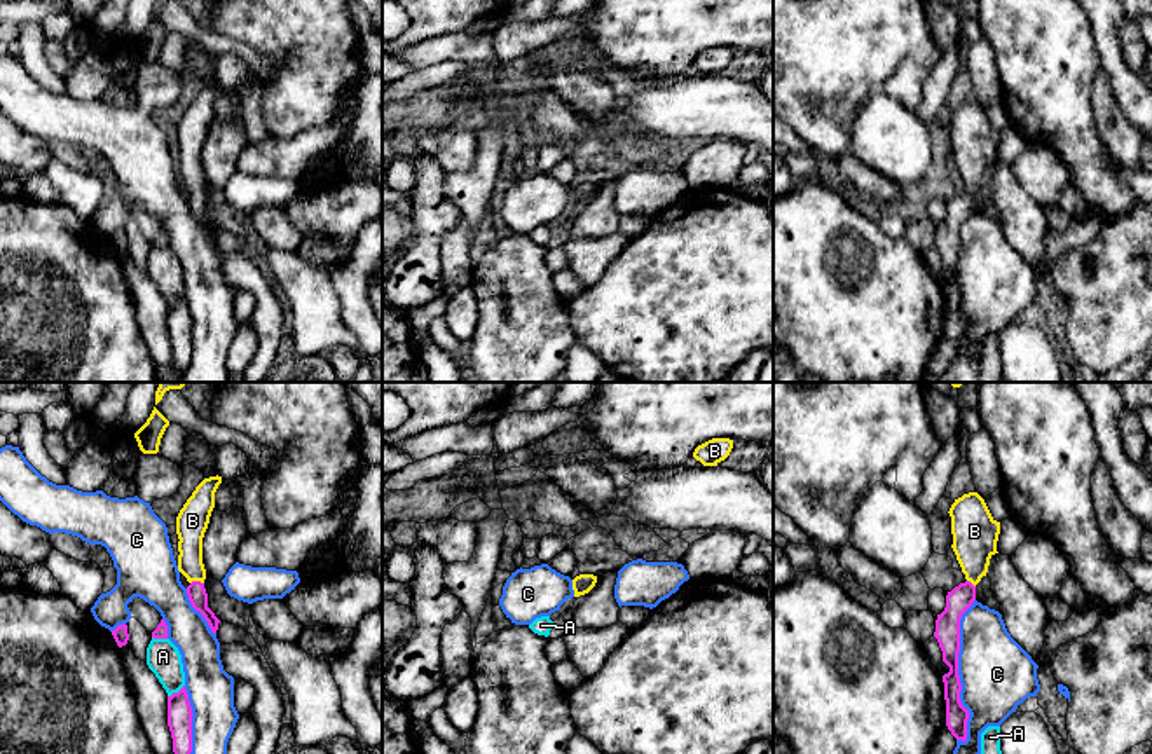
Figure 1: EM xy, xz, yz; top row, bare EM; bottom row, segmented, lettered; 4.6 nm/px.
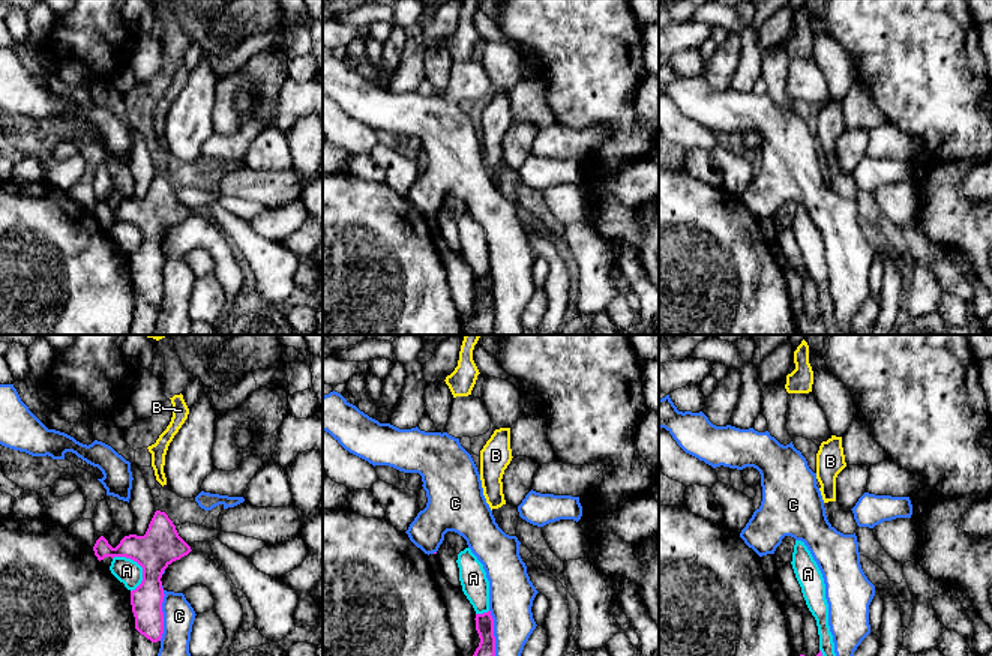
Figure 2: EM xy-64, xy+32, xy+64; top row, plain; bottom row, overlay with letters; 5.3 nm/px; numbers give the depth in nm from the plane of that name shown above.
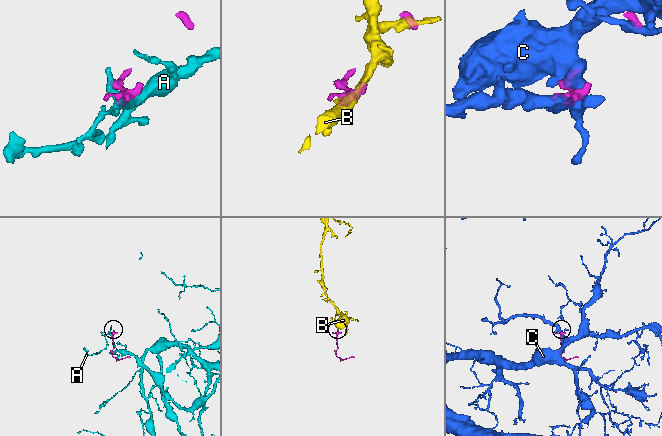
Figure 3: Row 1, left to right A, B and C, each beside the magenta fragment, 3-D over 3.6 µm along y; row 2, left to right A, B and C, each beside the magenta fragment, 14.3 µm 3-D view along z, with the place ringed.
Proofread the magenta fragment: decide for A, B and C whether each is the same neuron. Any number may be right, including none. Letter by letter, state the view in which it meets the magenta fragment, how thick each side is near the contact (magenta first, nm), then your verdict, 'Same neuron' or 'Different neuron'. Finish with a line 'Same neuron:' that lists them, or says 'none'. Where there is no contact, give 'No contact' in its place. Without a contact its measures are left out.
A: Touches magenta in xy. Thickness 110 nm (magenta) against 160 nm. Different neuron
B: Touches magenta in xy. Thickness 90 nm (magenta) against 140 nm. Same neuron
C: Touches magenta in yz. Thickness 110 nm (magenta) against 340 nm. Different neuron
Same neuron: B

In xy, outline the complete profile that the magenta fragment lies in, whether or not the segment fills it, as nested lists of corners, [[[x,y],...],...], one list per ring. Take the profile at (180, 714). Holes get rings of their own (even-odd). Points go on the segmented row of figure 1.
[[[185,686],[168,696],[168,726],[175,754],[192,752],[192,707]]]

